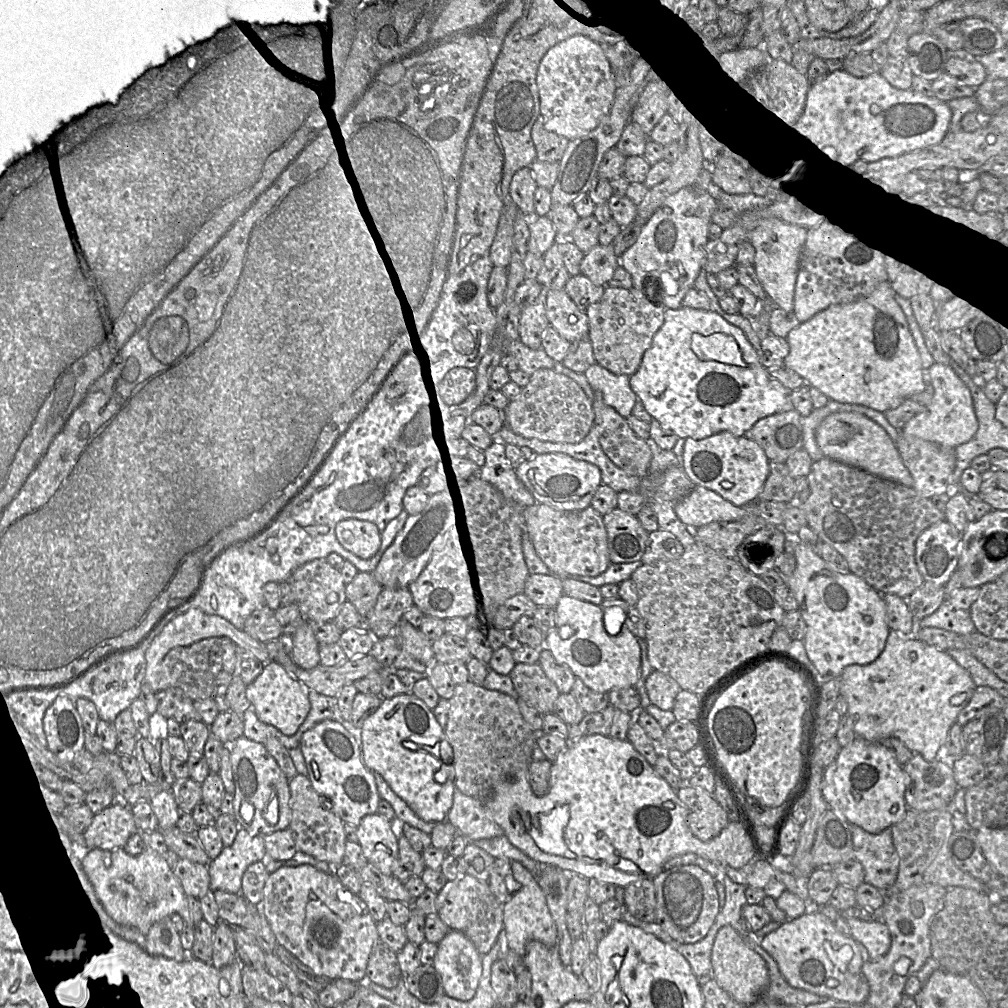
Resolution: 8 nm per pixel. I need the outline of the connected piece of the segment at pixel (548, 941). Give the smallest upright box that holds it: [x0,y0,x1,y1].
[503,861,557,956]

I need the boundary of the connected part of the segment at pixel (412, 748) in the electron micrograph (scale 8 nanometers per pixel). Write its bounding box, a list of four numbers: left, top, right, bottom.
[362,692,455,822]

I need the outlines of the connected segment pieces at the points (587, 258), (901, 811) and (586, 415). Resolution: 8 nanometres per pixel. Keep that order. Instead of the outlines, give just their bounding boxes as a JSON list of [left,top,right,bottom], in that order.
[[581,245,620,286],[822,738,910,834],[506,369,596,443]]

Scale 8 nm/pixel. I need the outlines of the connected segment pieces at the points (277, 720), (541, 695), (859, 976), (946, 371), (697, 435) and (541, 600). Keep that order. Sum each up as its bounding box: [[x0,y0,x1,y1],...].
[[246,661,311,736],[509,662,560,714],[761,911,869,1003],[901,362,979,449],[630,306,794,440],[524,574,564,608]]

